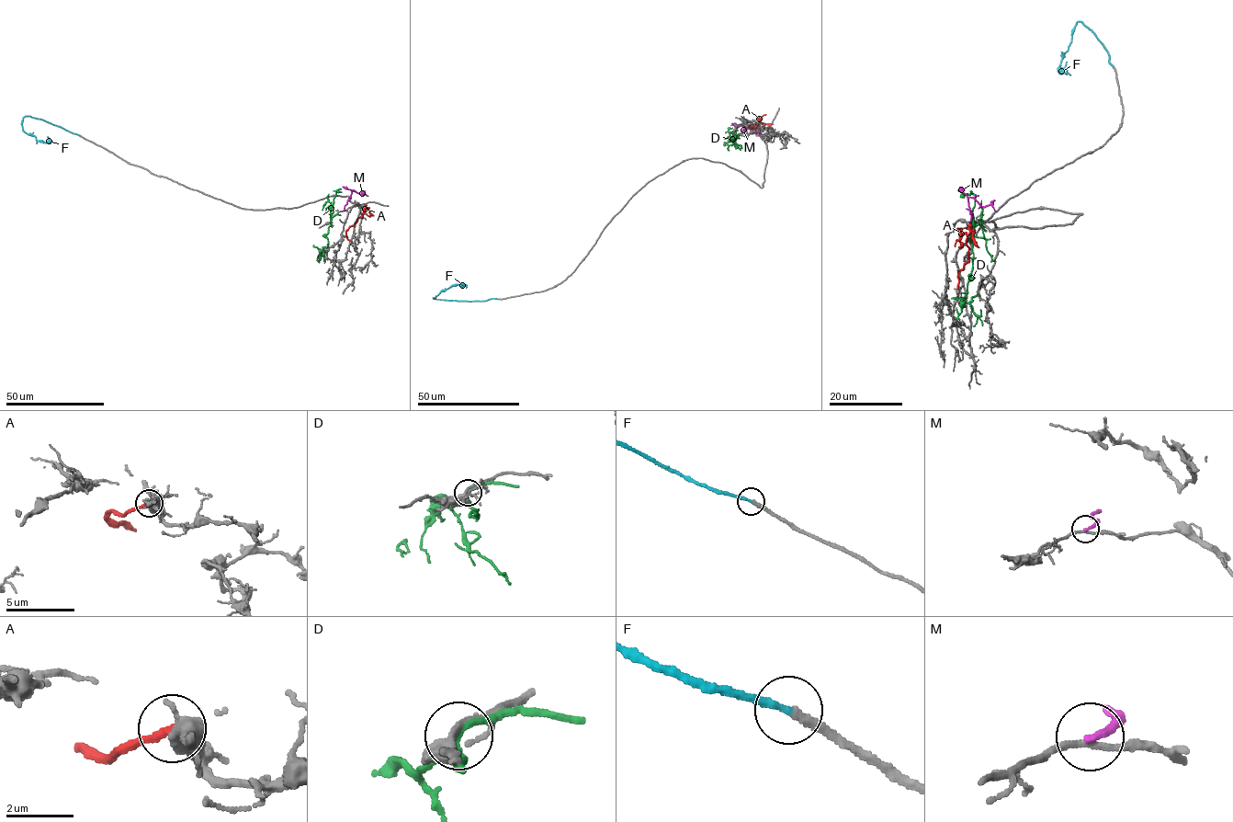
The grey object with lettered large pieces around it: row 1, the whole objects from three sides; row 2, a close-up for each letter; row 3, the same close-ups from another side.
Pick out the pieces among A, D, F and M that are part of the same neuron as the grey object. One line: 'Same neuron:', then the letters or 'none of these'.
Same neuron: F

